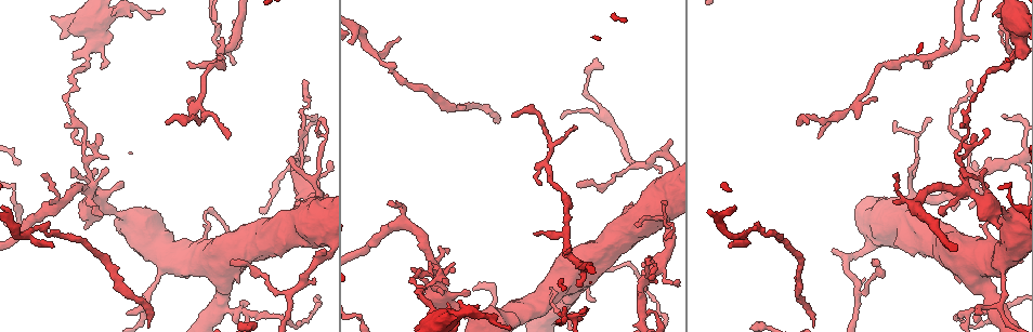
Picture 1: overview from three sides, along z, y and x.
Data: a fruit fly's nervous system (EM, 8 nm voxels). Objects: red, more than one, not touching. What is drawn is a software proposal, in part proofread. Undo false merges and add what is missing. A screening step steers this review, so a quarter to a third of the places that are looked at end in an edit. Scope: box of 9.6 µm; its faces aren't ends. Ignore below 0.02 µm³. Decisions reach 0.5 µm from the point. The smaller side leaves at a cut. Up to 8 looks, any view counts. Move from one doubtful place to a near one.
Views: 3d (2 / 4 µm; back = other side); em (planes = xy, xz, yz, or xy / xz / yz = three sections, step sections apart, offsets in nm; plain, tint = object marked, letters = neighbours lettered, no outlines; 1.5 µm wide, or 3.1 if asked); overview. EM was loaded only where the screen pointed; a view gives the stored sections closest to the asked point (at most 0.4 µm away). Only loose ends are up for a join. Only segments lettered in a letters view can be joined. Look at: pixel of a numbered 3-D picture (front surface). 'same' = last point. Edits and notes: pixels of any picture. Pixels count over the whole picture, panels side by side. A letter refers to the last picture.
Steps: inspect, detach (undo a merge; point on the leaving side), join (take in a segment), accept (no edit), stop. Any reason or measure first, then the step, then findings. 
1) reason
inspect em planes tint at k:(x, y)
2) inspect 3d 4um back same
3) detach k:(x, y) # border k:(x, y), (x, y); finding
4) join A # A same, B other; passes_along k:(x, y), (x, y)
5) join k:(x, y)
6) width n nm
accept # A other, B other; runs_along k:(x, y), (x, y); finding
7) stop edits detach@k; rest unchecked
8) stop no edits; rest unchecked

free end
inspect em planes tint at 1:(398, 36)

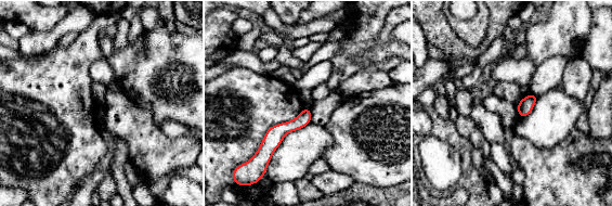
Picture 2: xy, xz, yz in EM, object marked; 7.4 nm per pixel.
inspect em planes letters same

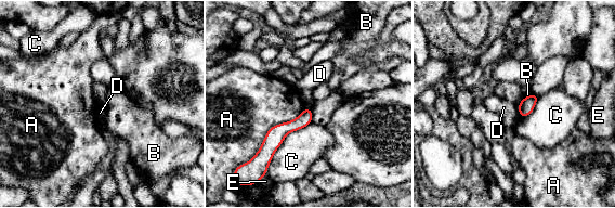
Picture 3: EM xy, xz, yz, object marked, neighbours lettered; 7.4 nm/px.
longest_contact A 550 nm
accept # A other, B other, C other, D other, E other; runs_along 3:(308, 111), (263, 150); no lettered segment goes on from it

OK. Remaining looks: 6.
inspect em planes tint at 1:(479, 320)

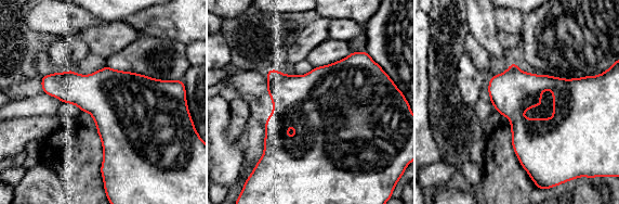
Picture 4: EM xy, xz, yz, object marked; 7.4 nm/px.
what lies round it
inspect em planes letters same

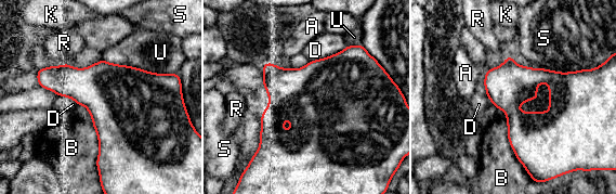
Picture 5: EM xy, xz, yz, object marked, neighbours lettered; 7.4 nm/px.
accept # A other, B other, D other, K other, R other, S other, U other; border 5:(505, 119), (510, 146), (525, 168); all the same neuron

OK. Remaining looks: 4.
branch stops here
inspect em xy step 4 letters at 1:(248, 302)

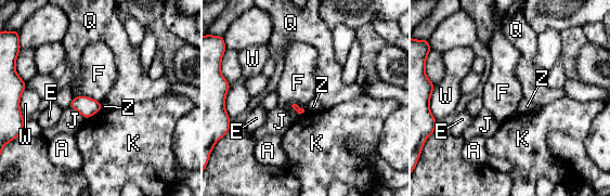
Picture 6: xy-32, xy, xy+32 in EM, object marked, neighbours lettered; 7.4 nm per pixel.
accept # A other, E other, F other, J other, K other, Q other, W other, Z other; border 6:(288, 104), (295, 102), (304, 110); no lettered segment goes on from it

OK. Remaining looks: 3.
stop no edits; rest unchecked

